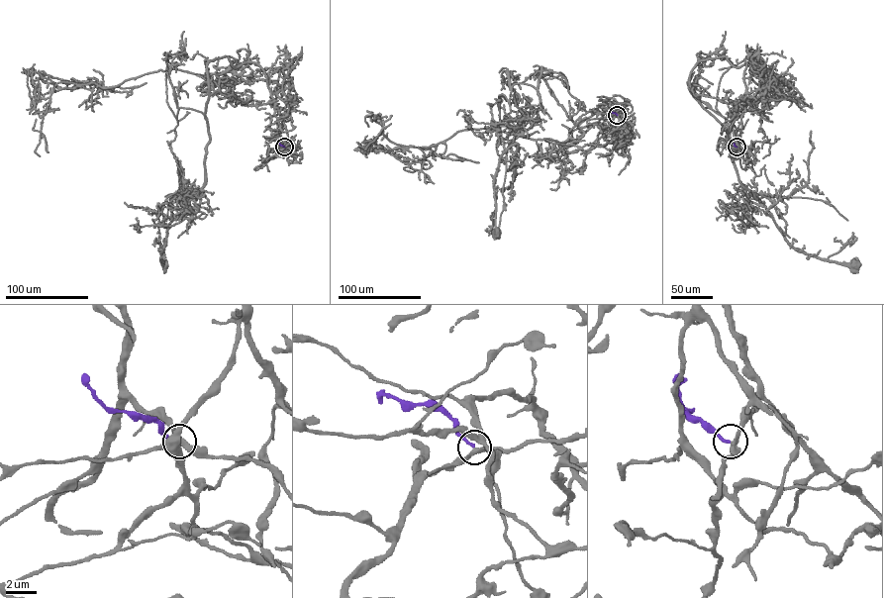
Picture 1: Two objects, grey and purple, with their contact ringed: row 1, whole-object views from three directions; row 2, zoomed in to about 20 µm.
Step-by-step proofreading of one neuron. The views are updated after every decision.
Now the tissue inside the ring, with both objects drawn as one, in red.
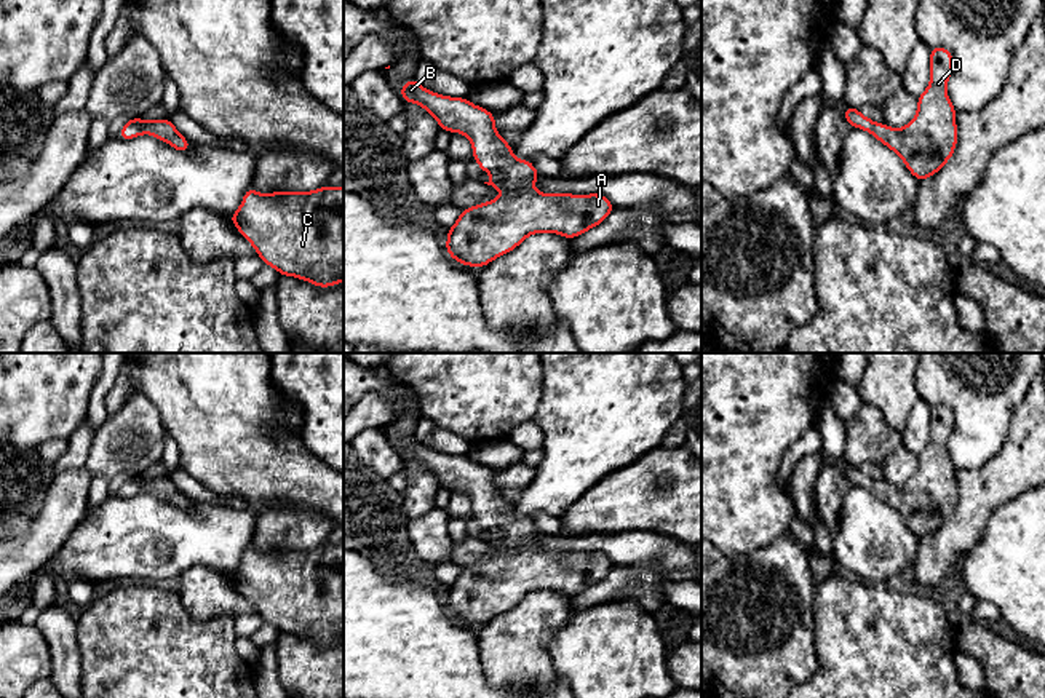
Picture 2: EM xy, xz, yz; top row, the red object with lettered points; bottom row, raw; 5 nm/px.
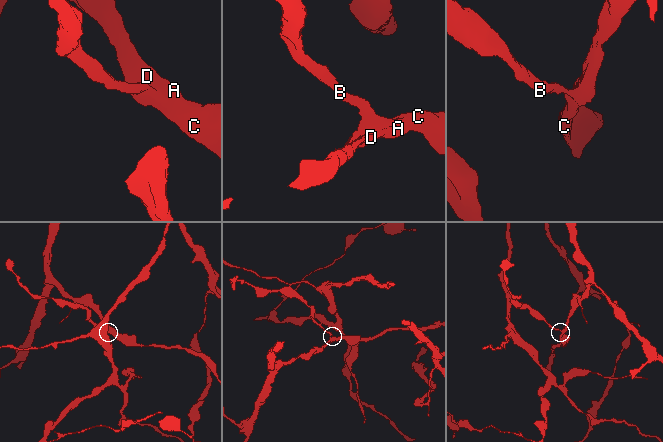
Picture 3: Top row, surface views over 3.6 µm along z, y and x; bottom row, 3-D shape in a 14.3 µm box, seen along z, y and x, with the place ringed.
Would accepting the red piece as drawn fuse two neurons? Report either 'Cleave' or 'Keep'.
Keep

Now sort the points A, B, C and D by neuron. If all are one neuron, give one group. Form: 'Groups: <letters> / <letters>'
Groups: A B C D

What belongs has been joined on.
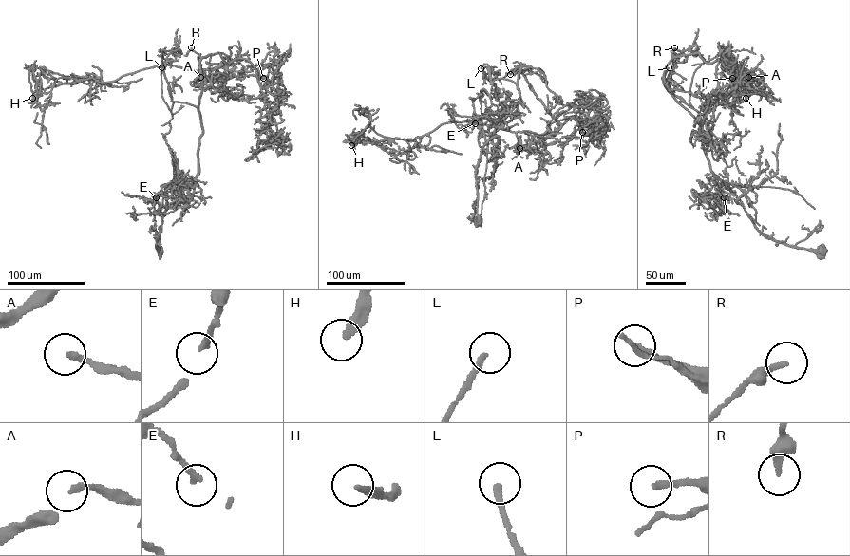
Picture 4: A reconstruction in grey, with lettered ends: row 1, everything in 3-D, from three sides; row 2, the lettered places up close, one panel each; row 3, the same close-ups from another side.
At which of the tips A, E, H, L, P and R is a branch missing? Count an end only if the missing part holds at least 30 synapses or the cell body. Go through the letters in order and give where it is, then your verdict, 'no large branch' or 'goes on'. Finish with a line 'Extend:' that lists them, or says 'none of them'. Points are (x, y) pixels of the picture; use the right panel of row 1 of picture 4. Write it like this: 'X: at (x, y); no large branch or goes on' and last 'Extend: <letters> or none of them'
A: at (748, 77); no large branch
E: at (724, 197); goes on
H: at (746, 98); no large branch
L: at (669, 67); goes on
P: at (732, 78); no large branch
R: at (674, 47); no large branch
Extend: E, L

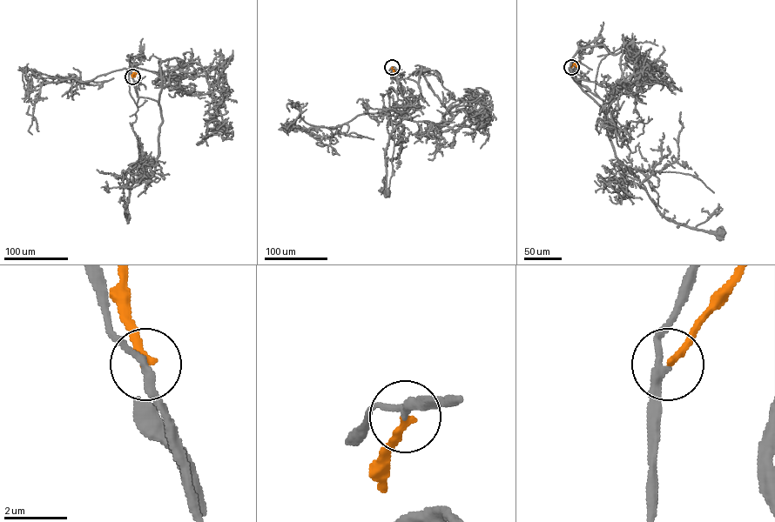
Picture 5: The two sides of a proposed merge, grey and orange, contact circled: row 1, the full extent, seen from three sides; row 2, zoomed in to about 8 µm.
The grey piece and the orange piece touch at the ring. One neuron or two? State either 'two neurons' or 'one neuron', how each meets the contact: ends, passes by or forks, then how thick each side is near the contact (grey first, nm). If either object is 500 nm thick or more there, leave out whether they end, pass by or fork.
one neuron; grey passes by; orange ends there; 260 nm thick on the grey side, 240 nm on the other

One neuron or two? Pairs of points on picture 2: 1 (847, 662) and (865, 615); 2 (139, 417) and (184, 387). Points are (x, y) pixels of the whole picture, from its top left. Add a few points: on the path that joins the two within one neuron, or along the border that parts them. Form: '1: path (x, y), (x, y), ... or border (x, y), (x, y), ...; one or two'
1: path (858, 650), (865, 644), (865, 626); one
2: border (133, 392), (141, 392), (155, 408), (166, 433); two

